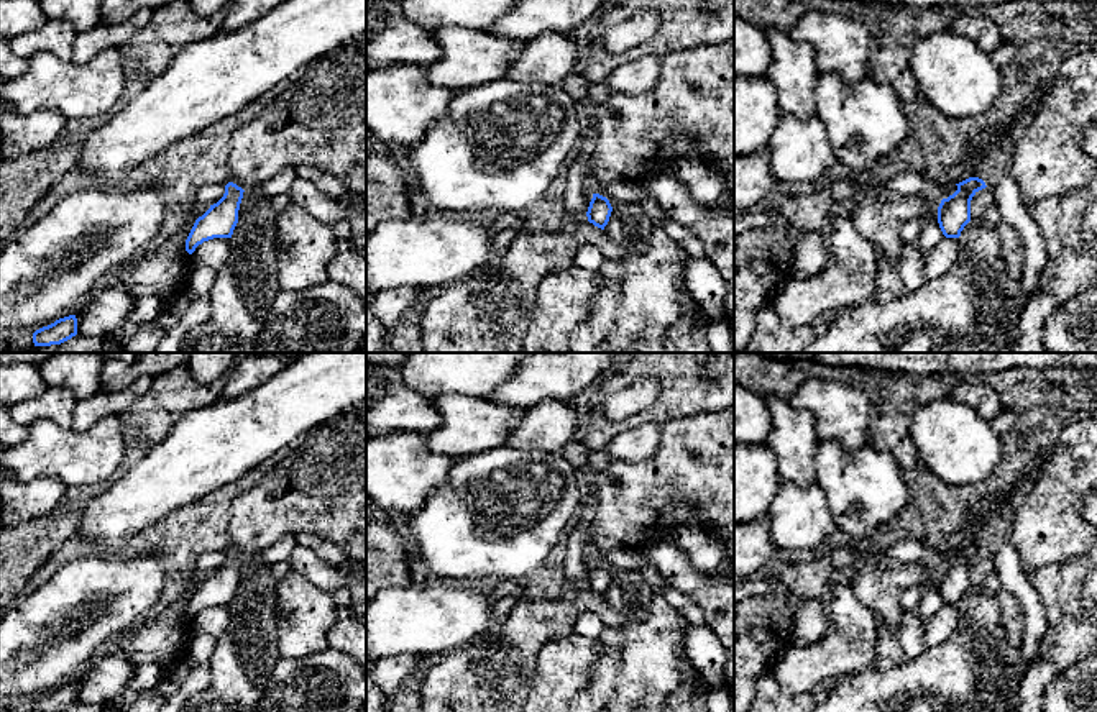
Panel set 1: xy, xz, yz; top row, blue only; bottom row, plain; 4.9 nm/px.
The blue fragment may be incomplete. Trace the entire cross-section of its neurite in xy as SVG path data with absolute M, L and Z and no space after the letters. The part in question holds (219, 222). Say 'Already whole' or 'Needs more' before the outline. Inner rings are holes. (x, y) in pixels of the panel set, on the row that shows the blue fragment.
Already whole. M233 182L225 185L223 197L195 220L187 240L186 251L192 254L199 244L213 238L232 238L238 223L238 210L243 189Z

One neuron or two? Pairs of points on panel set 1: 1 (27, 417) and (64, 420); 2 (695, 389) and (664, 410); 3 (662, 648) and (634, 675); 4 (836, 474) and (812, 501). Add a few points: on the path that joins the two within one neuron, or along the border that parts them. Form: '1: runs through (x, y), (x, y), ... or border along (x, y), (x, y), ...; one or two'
1: runs through (36, 412), (55, 412); one
2: runs through (687, 389), (672, 402); one
3: runs through (656, 655), (641, 670); one
4: border along (817, 483), (825, 496), (835, 527); two

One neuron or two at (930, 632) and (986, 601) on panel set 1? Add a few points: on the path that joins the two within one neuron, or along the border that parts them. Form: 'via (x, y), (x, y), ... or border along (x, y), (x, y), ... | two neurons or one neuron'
border along (961, 604), (963, 624), (940, 645) | two neurons

